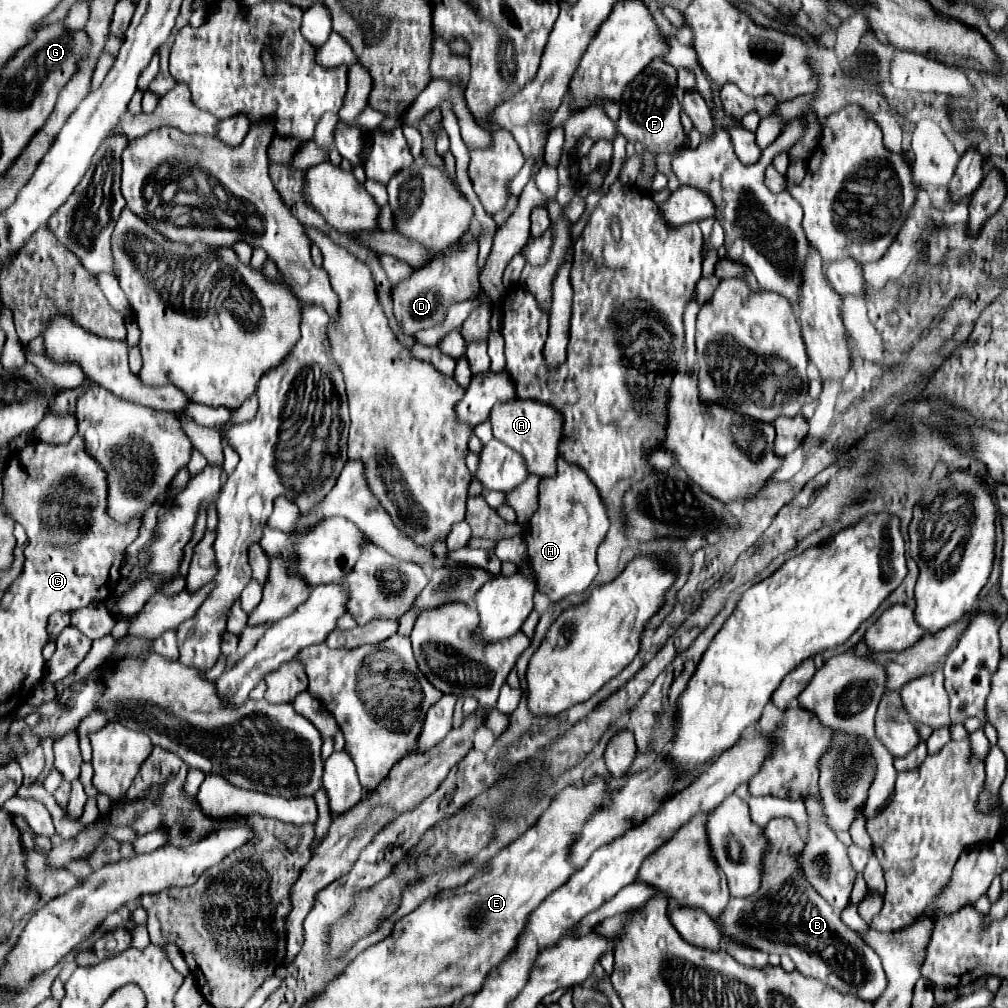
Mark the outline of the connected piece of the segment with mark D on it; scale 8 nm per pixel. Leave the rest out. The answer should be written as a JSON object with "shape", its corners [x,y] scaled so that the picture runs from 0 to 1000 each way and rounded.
{"shape":[[[464,225],[458,235],[464,237],[464,241],[460,241],[460,249],[448,249],[448,253],[440,253],[440,257],[425,261],[425,265],[411,269],[405,277],[389,285],[391,313],[403,332],[411,332],[417,326],[437,322],[440,318],[440,309],[444,309],[448,301],[456,301],[478,291],[474,277],[476,275],[474,241],[468,241],[468,225]]]}

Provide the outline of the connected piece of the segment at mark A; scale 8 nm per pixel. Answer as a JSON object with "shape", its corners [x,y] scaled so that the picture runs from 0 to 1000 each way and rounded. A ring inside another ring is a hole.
{"shape":[[[508,396],[504,400],[492,400],[486,410],[490,434],[518,449],[524,459],[524,467],[536,473],[552,471],[552,455],[556,443],[556,412],[548,408],[548,404],[540,404],[540,400],[532,400],[530,396]]]}

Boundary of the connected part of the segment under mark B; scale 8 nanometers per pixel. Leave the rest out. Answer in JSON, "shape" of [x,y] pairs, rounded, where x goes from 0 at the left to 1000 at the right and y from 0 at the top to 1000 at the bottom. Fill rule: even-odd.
{"shape":[[[782,811],[764,813],[760,818],[760,830],[764,832],[764,844],[758,850],[760,866],[756,872],[756,880],[742,892],[726,892],[722,896],[720,904],[714,910],[718,926],[730,934],[736,934],[748,941],[754,941],[754,943],[770,945],[770,947],[784,947],[790,961],[796,967],[813,971],[815,975],[829,979],[833,985],[841,985],[841,983],[851,985],[853,991],[867,995],[867,991],[871,991],[877,985],[877,979],[881,977],[873,949],[865,943],[865,939],[859,938],[859,934],[849,924],[841,922],[835,916],[833,908],[798,872],[798,868],[790,856],[790,844],[794,844],[798,838],[792,828],[790,816]]]}

